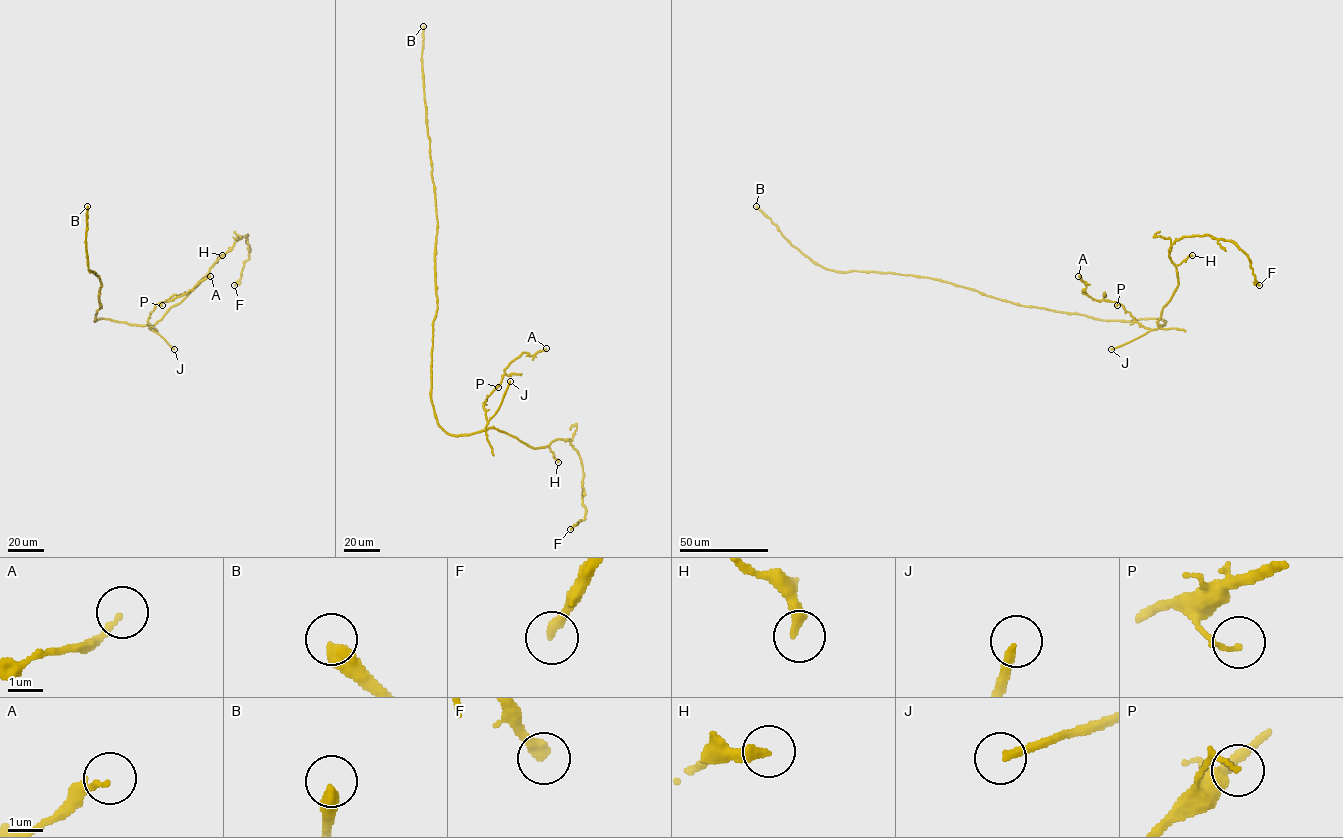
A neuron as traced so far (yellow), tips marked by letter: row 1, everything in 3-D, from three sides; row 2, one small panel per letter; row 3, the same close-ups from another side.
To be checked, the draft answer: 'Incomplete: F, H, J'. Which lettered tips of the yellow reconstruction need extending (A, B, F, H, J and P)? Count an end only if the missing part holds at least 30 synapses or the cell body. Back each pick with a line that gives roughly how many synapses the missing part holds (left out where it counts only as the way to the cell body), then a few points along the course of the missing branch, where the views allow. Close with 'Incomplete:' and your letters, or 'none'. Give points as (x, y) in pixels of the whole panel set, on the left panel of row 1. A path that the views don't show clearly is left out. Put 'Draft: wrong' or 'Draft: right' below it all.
B: 500 synapses
F: 40 synapses; course (234, 285), (218, 299), (205, 298), (203, 306), (192, 300), (189, 294), (185, 294)
J: course (174, 349), (179, 353), (174, 340), (174, 325), (182, 313), (174, 309)
Incomplete: B, F, J
Draft: wrong

